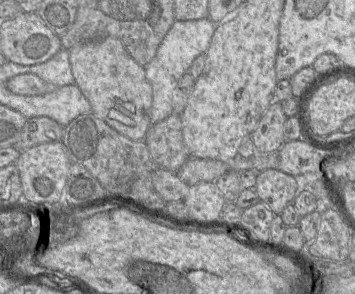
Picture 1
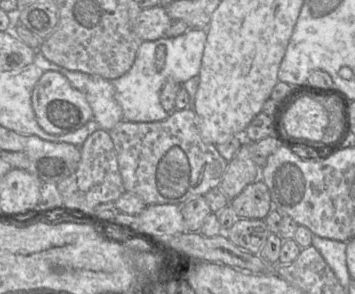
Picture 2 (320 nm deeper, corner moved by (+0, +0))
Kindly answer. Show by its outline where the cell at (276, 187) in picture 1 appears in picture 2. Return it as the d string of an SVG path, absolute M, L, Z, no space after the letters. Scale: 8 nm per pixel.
M261 180L248 184L242 192L230 201L239 218L262 219L267 216L272 207L269 190Z

